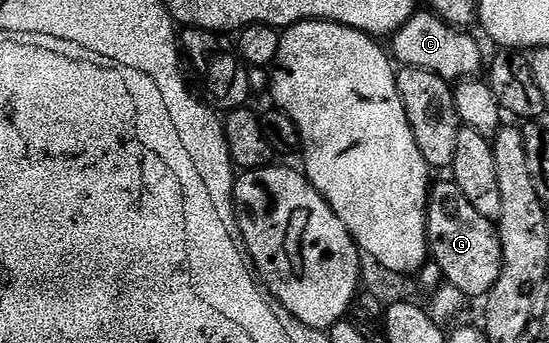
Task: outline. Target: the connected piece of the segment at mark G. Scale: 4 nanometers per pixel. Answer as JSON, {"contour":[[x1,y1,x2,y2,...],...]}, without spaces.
{"contour":[[454,181,436,182,427,201,427,242,429,255,439,266,446,282,466,297,485,297,497,285,503,268,503,246,499,240,498,226,492,220,481,217,473,205,461,193]]}

